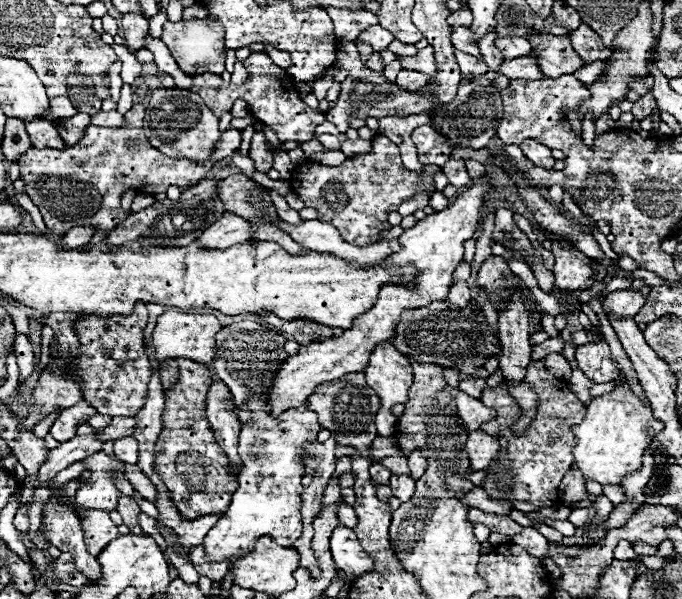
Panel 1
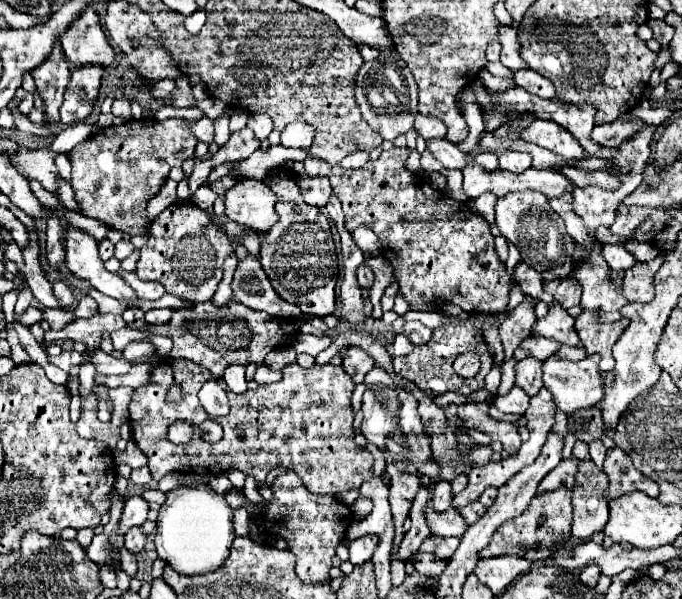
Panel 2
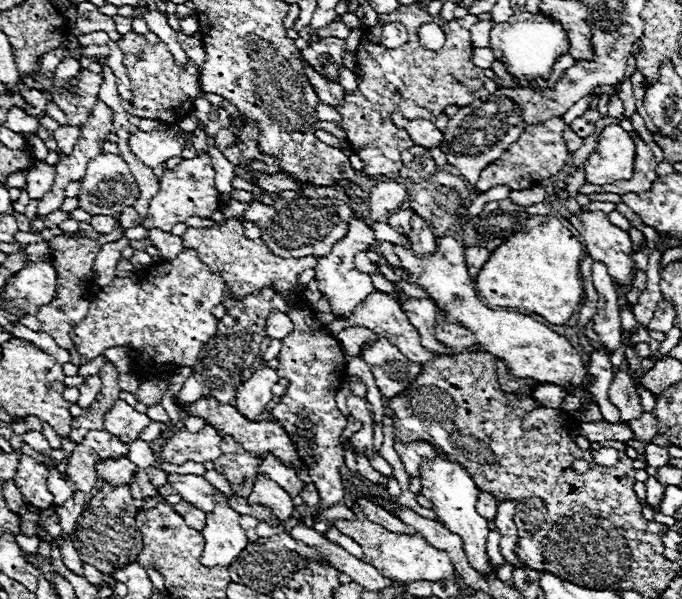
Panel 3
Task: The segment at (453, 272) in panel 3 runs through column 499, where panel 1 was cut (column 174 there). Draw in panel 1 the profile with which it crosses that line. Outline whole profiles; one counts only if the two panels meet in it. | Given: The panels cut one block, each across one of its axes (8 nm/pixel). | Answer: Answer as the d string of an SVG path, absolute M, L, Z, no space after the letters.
M164 312L154 328L152 342L156 348L156 358L190 358L200 364L208 364L214 360L216 342L214 336L220 332L222 324L212 314L186 314L186 312Z

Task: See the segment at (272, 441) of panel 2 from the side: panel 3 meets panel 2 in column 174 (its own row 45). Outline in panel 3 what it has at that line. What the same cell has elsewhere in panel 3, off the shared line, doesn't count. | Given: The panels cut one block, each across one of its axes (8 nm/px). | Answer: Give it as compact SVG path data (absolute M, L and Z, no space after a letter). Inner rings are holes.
M408 4L406 8L402 6L398 8L398 12L380 16L380 22L362 34L358 46L356 62L364 78L362 82L358 82L355 94L344 94L342 106L336 106L336 110L342 116L342 122L338 126L346 130L352 152L360 156L362 162L366 162L364 174L368 176L398 174L398 170L402 168L400 154L406 148L414 146L408 132L392 124L390 112L400 112L408 120L416 120L416 118L436 120L450 104L464 108L466 104L472 104L476 98L488 96L490 92L498 90L498 84L486 78L482 70L470 62L470 52L472 52L470 26L476 22L458 22L458 20L436 22L446 32L446 44L438 52L422 48L418 38L414 38L414 30L420 24L426 22L424 16L414 16L414 4ZM392 20L402 20L406 22L408 28L408 42L400 48L386 48L380 42L382 26Z

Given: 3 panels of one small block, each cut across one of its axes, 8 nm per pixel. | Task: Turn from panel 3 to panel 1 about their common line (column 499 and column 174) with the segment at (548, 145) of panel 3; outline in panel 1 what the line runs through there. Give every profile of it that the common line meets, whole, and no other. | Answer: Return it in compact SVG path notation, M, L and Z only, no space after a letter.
M126 124L122 128L102 128L102 126L88 126L86 134L80 138L78 144L68 146L64 150L56 148L30 148L18 160L20 164L20 178L26 182L26 192L30 200L40 208L44 222L54 234L66 234L74 226L98 226L98 230L112 230L120 220L128 214L120 208L120 198L128 190L140 190L144 194L160 194L166 192L168 186L190 188L206 178L212 162L196 164L186 158L170 158L152 148L136 124Z

